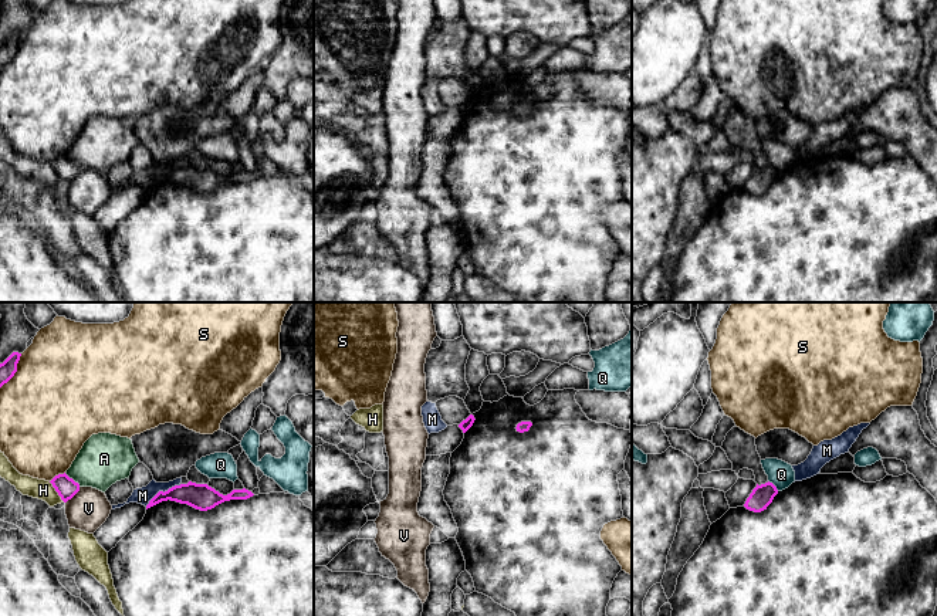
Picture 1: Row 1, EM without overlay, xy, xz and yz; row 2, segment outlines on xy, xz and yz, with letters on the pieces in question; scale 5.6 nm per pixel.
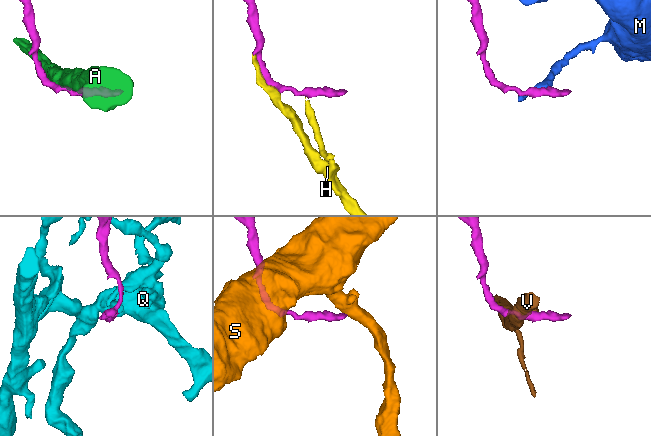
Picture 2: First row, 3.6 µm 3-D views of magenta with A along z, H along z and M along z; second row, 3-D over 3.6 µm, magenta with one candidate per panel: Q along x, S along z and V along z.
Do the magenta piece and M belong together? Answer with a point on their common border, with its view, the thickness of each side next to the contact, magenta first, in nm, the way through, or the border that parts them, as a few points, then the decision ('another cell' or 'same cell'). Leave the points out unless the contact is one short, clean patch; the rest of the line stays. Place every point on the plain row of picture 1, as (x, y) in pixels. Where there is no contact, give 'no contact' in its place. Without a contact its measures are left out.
xy (162, 173) | 150/100 nm | another cell

